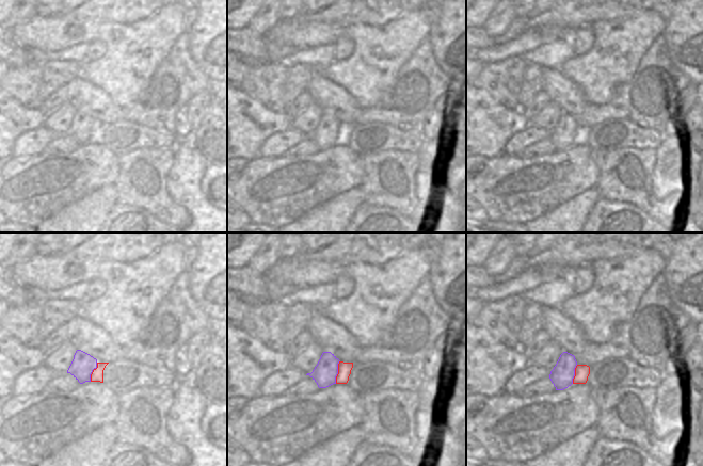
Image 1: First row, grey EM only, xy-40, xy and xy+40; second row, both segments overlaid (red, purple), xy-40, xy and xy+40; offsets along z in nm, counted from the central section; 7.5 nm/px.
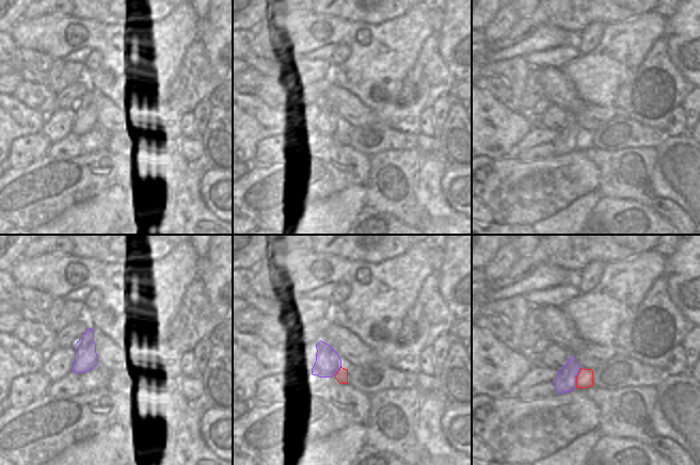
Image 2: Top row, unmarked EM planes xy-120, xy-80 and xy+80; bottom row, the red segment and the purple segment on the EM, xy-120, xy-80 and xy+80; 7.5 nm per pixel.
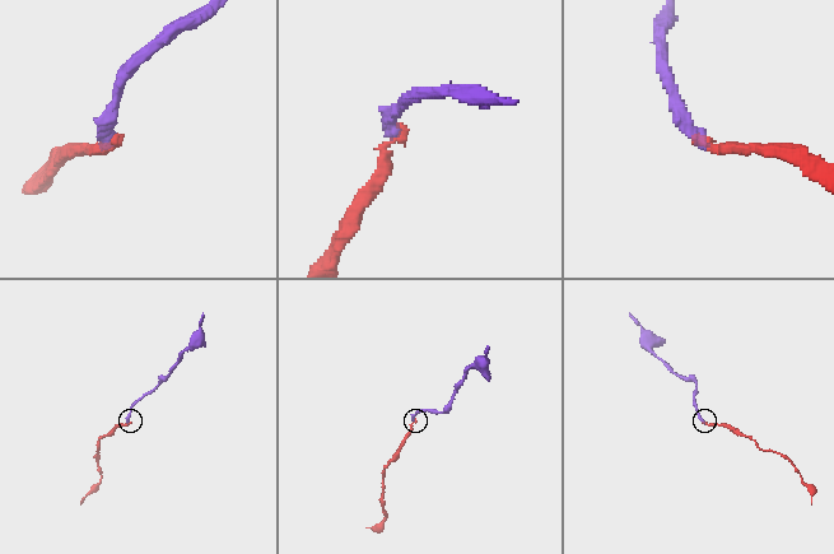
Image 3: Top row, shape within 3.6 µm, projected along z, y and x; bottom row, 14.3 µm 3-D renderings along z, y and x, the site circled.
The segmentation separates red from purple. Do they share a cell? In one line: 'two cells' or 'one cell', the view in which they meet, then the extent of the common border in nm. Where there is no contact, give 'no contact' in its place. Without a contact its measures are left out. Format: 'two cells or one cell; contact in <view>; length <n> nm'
one cell; contact in xy; length 180 nm

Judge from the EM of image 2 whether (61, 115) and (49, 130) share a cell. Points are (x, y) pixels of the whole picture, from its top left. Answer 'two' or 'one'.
one

